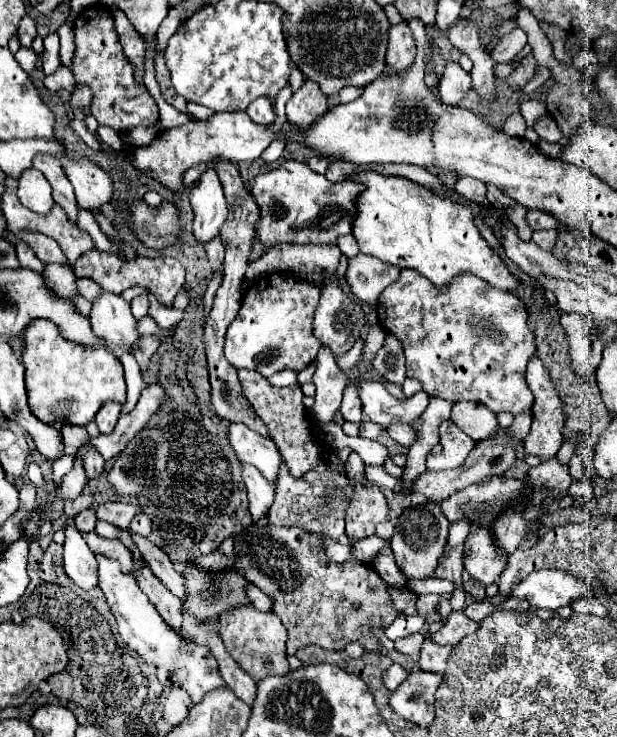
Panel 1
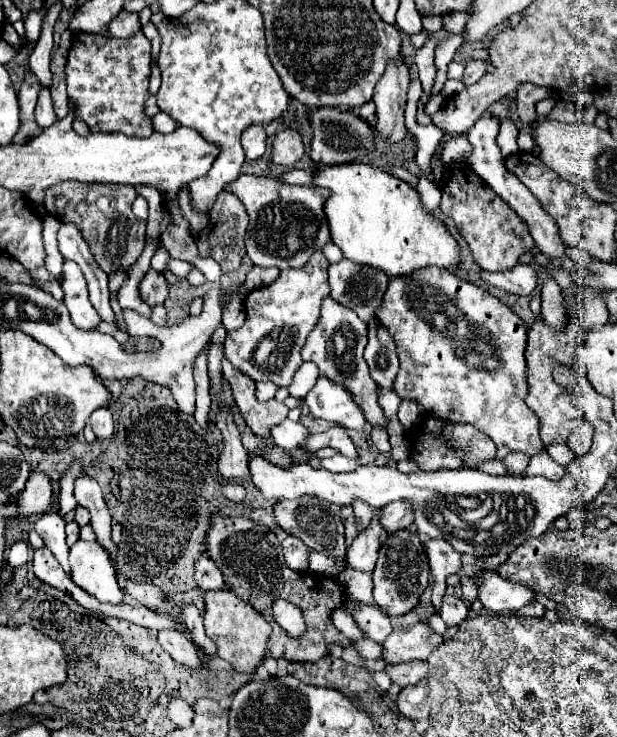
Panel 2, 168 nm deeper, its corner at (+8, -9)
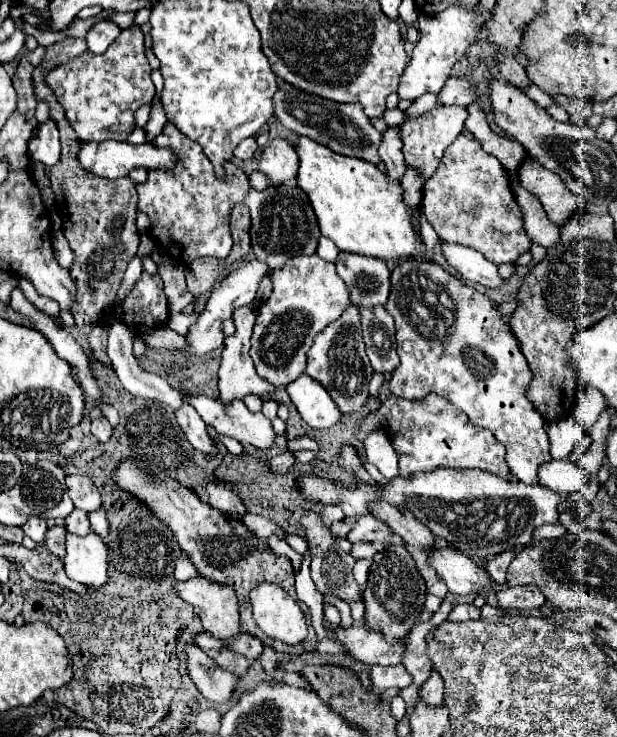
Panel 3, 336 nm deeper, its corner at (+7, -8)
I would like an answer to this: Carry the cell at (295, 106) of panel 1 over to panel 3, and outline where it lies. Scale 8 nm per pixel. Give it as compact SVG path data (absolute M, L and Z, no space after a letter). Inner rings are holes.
M274 138L262 150L260 172L264 172L270 178L272 186L280 186L282 182L294 178L296 170L298 170L298 154L288 140Z

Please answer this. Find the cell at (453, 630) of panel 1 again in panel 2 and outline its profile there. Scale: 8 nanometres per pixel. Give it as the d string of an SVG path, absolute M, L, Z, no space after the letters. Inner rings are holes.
M411 625L409 629L399 627L381 643L381 659L387 663L407 663L415 659L425 661L431 649L441 641L441 635L433 633L429 625Z

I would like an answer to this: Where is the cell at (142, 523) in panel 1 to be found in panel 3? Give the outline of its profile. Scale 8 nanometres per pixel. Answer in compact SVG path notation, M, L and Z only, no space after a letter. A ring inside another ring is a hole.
M104 510L90 512L88 518L90 518L90 524L92 524L92 532L96 532L96 534L102 536L102 538L106 538L106 536L110 534L110 522L108 522Z

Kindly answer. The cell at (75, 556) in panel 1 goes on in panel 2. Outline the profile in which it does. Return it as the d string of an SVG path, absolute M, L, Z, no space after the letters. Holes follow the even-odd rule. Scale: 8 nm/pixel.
M43 515L43 517L35 519L33 529L39 533L45 547L49 547L53 551L53 555L57 557L57 561L61 563L65 573L69 573L69 559L67 559L69 547L65 543L65 521L63 521L63 517Z

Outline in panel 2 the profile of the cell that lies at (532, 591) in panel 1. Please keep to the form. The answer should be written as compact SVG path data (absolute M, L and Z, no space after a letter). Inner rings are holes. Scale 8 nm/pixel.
M485 569L481 577L473 577L473 583L477 585L477 599L483 603L487 611L501 613L509 609L521 609L523 605L533 601L533 591L529 587L511 583L509 579L503 579L495 571Z

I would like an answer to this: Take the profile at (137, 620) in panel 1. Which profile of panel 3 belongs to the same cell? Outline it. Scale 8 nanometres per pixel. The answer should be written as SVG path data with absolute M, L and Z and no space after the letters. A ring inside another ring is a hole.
M94 532L88 536L68 534L64 568L70 580L76 580L88 588L108 584L108 548L104 540Z

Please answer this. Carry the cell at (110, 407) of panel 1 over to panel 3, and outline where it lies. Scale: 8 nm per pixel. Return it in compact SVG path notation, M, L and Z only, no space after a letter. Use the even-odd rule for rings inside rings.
M98 418L92 420L92 434L100 440L100 442L108 442L112 436L112 424L106 418Z

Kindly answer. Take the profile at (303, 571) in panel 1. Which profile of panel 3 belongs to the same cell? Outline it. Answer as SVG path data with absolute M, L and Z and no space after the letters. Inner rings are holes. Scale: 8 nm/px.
M130 460L120 462L120 466L114 472L114 482L122 488L132 492L136 498L140 498L142 502L146 502L152 512L156 514L158 520L162 520L164 524L168 524L174 532L174 536L178 538L180 548L184 550L184 554L194 562L194 566L198 568L200 576L212 580L212 582L220 582L220 584L232 584L232 588L236 590L238 598L240 598L240 620L246 632L250 632L252 636L256 636L258 640L262 640L264 646L272 644L274 650L278 652L290 652L290 654L302 654L308 650L314 650L316 638L314 638L314 630L310 628L310 634L306 638L306 642L300 642L298 646L288 646L282 644L278 640L268 638L254 622L252 618L252 604L248 602L248 594L260 584L260 582L274 582L278 586L282 586L302 608L302 612L306 616L310 616L310 610L304 602L298 600L296 590L294 590L294 570L292 564L288 560L288 556L278 556L270 550L270 544L266 538L258 538L256 534L252 534L242 520L236 518L228 518L224 516L220 510L212 508L210 504L202 502L190 488L180 486L178 482L174 482L172 478L166 476L158 476L154 482L142 474L136 466L132 466Z

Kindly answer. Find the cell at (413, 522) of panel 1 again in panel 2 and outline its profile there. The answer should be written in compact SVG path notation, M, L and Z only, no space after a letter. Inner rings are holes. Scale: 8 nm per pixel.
M407 529L389 533L387 541L379 549L379 559L373 571L373 599L377 607L389 617L401 617L419 605L423 591L429 585L427 555L423 555L423 543L417 533Z

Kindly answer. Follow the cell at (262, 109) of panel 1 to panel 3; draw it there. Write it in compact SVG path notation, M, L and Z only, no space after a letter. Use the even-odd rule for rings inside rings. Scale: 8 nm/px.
M250 136L250 138L246 138L246 140L242 140L242 142L238 144L238 148L234 150L234 156L240 158L240 160L248 160L248 158L254 158L256 152L258 152L256 138Z

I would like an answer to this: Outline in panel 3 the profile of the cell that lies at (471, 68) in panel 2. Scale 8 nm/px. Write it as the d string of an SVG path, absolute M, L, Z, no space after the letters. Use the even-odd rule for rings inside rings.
M452 76L440 90L440 104L468 106L474 100L474 86L470 76Z

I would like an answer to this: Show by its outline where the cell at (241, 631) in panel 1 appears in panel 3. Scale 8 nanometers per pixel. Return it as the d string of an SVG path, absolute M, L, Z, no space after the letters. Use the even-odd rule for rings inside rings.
M198 576L186 582L178 582L178 594L182 596L182 600L190 602L196 608L204 630L216 640L230 640L240 634L240 606L238 606L238 598L232 586L208 582L206 578Z

